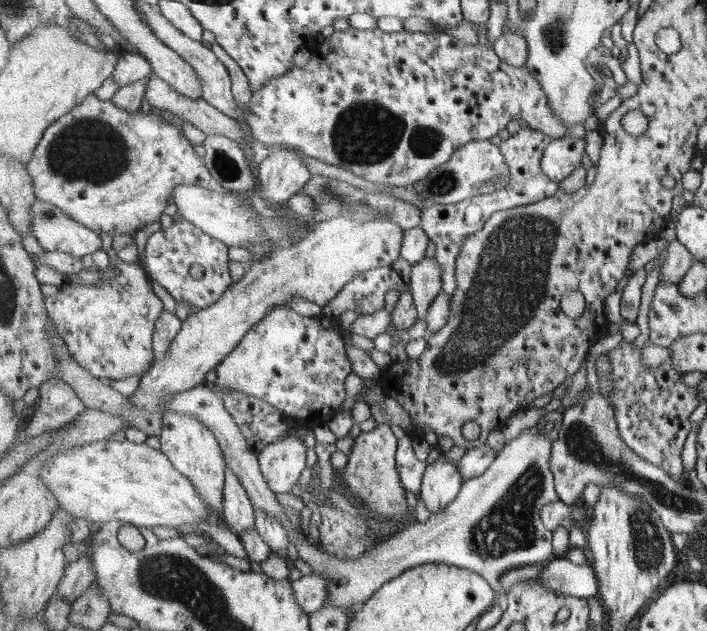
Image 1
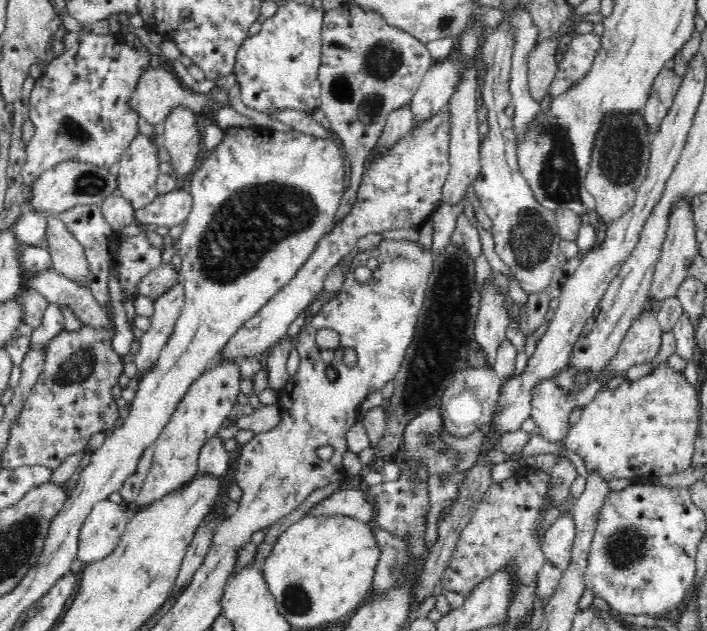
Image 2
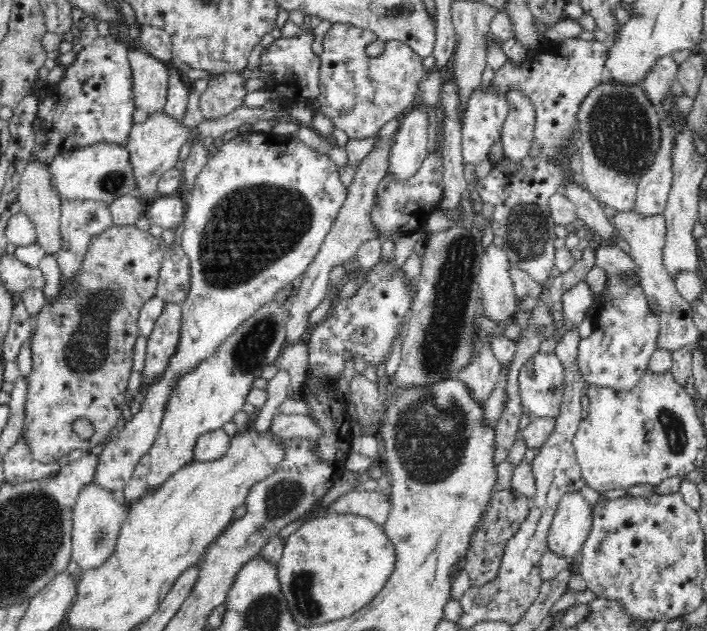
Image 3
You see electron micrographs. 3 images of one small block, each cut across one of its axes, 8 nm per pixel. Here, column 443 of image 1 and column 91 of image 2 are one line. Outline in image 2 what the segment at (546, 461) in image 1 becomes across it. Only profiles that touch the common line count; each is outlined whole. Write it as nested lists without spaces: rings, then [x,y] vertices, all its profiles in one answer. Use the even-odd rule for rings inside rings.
[[[110,499],[96,502],[82,525],[77,558],[85,565],[103,560],[106,556],[112,554],[122,533],[125,531],[125,526],[134,515],[135,510],[128,510],[120,503],[110,501]]]

